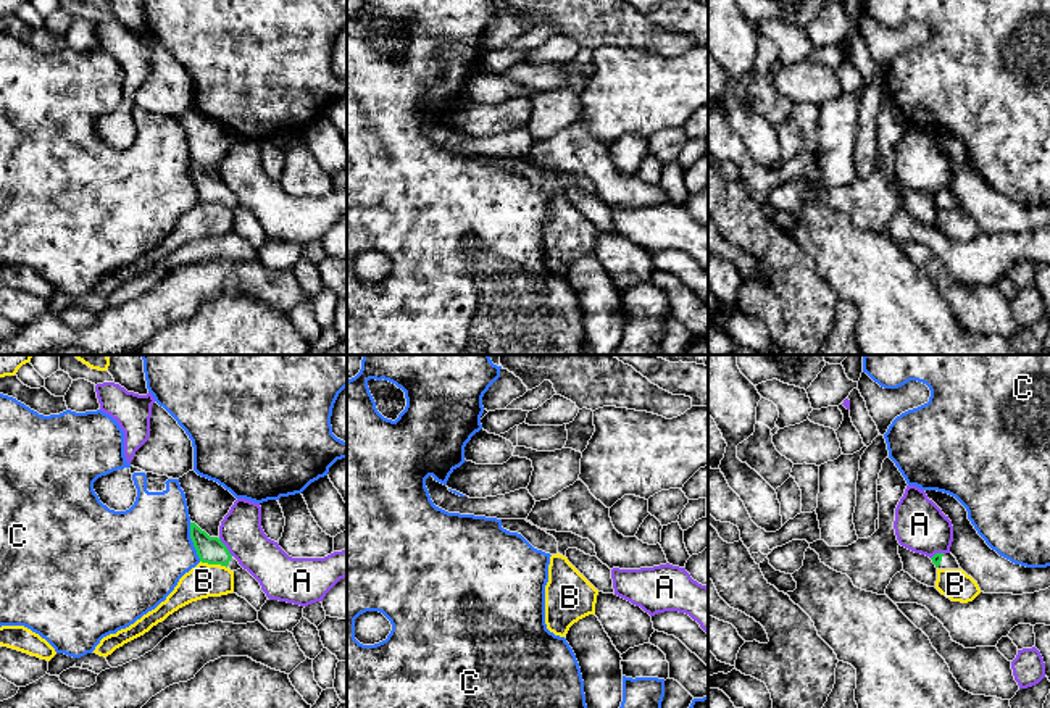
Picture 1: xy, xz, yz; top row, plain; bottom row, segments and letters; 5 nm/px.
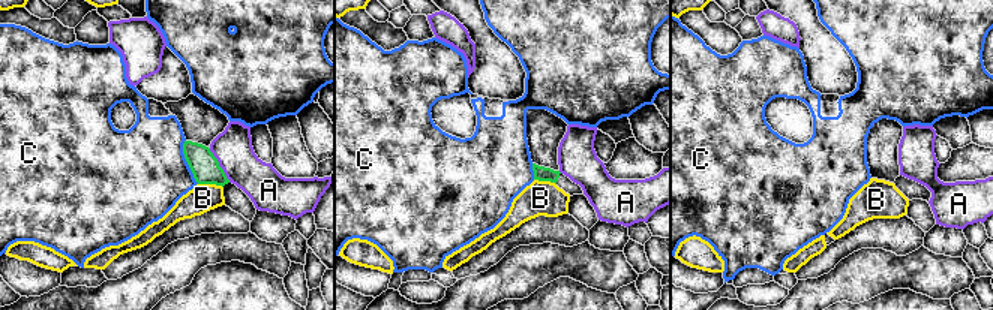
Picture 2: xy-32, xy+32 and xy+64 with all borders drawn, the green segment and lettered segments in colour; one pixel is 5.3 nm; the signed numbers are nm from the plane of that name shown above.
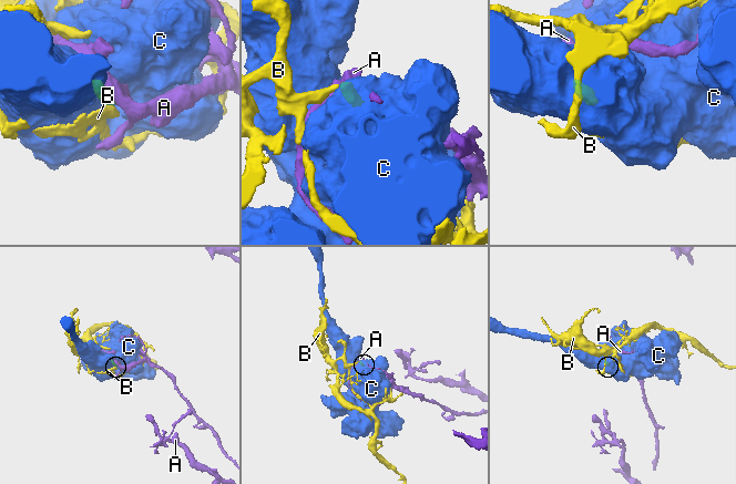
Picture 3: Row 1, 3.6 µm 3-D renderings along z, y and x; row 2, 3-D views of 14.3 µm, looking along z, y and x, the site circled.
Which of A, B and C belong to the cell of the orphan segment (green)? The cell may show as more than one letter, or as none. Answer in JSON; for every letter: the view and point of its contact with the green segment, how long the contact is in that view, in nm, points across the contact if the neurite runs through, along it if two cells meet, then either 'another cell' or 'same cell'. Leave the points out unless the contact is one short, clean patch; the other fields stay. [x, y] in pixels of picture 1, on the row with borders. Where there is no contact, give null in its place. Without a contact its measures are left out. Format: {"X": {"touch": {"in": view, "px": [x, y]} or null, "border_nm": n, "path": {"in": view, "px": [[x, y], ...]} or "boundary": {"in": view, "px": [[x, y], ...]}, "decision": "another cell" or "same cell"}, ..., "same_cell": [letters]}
{"A": {"touch": {"in": "xy", "px": [226, 547]}, "border_nm": 120, "decision": "another cell"}, "B": {"touch": {"in": "xy", "px": [213, 563]}, "border_nm": 140, "boundary": {"in": "xy", "px": [[200, 560], [226, 568]]}, "decision": "another cell"}, "C": {"touch": {"in": "xy", "px": [192, 541]}, "border_nm": 200, "boundary": {"in": "xy", "px": [[189, 523], [189, 537], [200, 560]]}, "decision": "another cell"}, "same_cell": []}

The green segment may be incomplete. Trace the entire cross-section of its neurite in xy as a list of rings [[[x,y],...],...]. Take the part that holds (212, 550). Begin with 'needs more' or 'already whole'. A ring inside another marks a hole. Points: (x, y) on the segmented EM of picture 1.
needs more | [[[190,523],[190,539],[202,563],[221,564],[231,571],[237,571],[242,566],[229,553],[227,547],[218,537],[210,537],[195,523]]]

